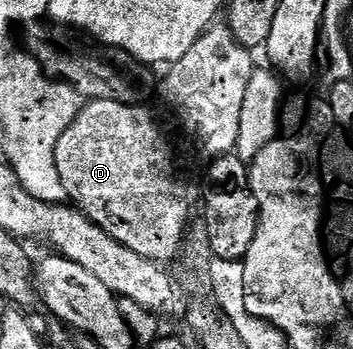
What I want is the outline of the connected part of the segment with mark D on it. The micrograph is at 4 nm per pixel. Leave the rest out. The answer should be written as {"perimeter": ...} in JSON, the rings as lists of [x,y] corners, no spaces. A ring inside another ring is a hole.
{"perimeter":[[[211,25],[210,29],[196,40],[196,44],[192,44],[192,48],[188,48],[188,52],[184,52],[184,56],[180,56],[180,60],[174,63],[168,78],[160,83],[162,95],[158,98],[158,107],[155,110],[149,110],[146,106],[134,106],[138,104],[131,104],[130,102],[117,102],[111,98],[95,98],[83,105],[81,112],[76,116],[76,120],[72,120],[72,124],[68,124],[68,128],[64,128],[64,134],[60,136],[60,140],[56,144],[54,152],[56,172],[60,174],[60,184],[64,186],[67,199],[77,209],[81,210],[91,222],[95,222],[109,238],[116,240],[124,248],[136,252],[137,256],[142,256],[157,264],[173,263],[182,247],[188,223],[192,218],[190,216],[190,186],[182,179],[182,173],[189,166],[196,165],[197,162],[203,161],[202,163],[205,163],[207,160],[221,158],[222,155],[231,153],[238,145],[240,110],[244,108],[244,96],[248,93],[248,82],[252,80],[256,63],[254,63],[253,56],[250,55],[253,53],[247,47],[239,44],[229,25],[218,25]]]}

